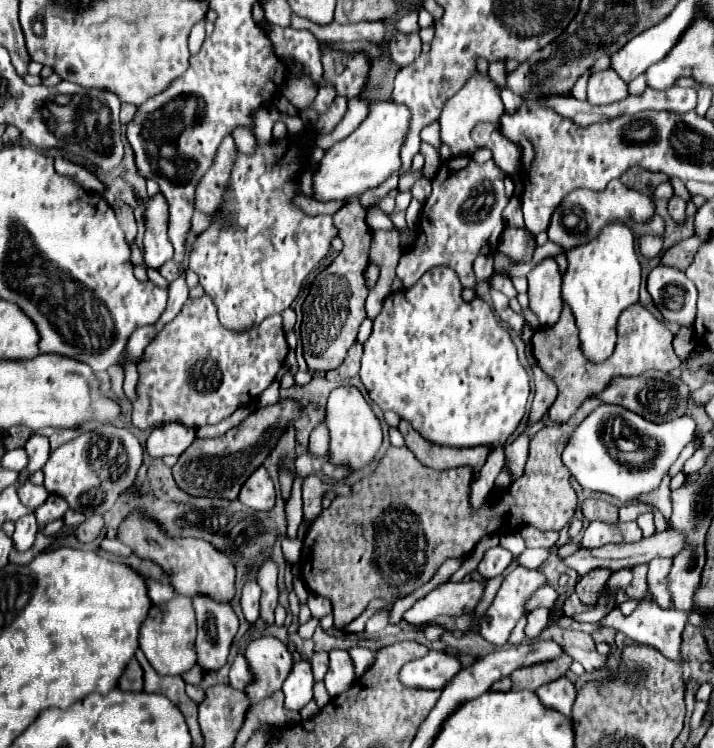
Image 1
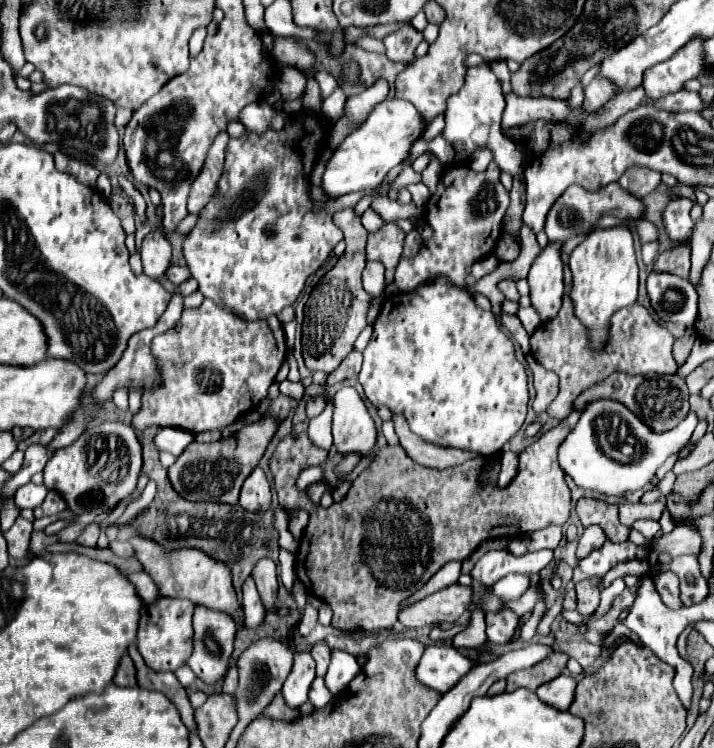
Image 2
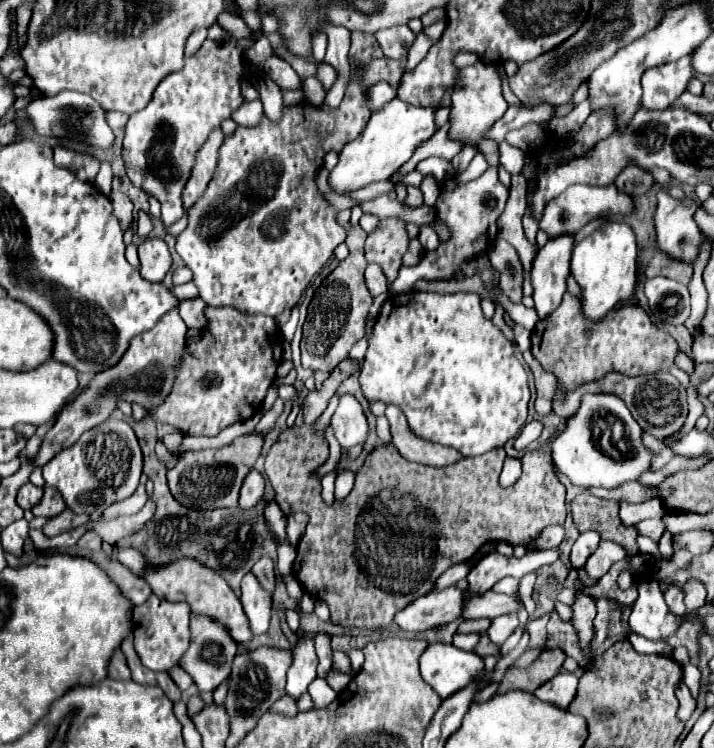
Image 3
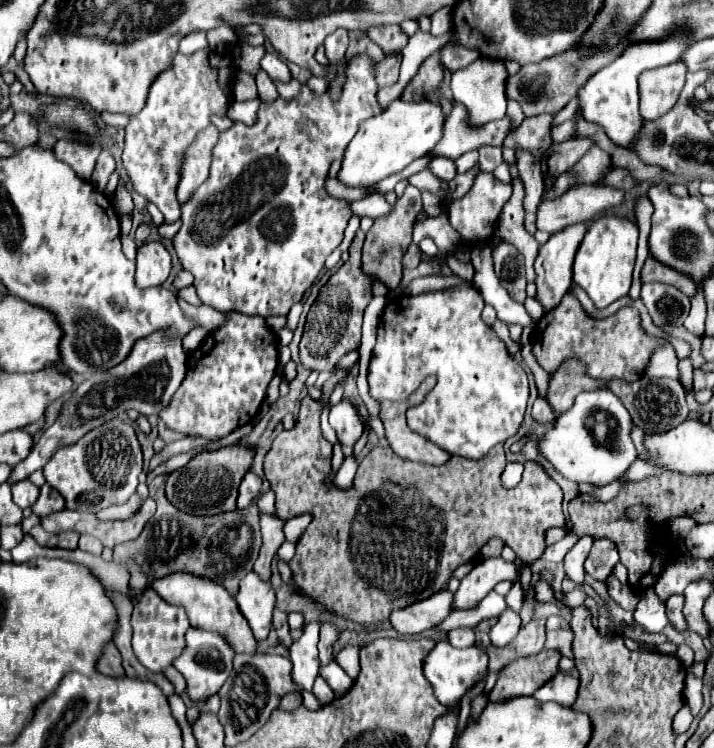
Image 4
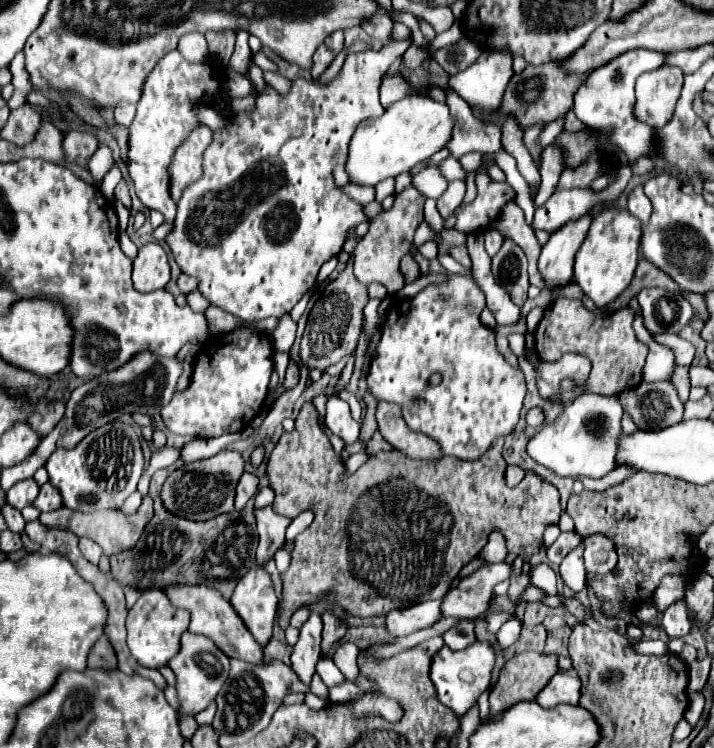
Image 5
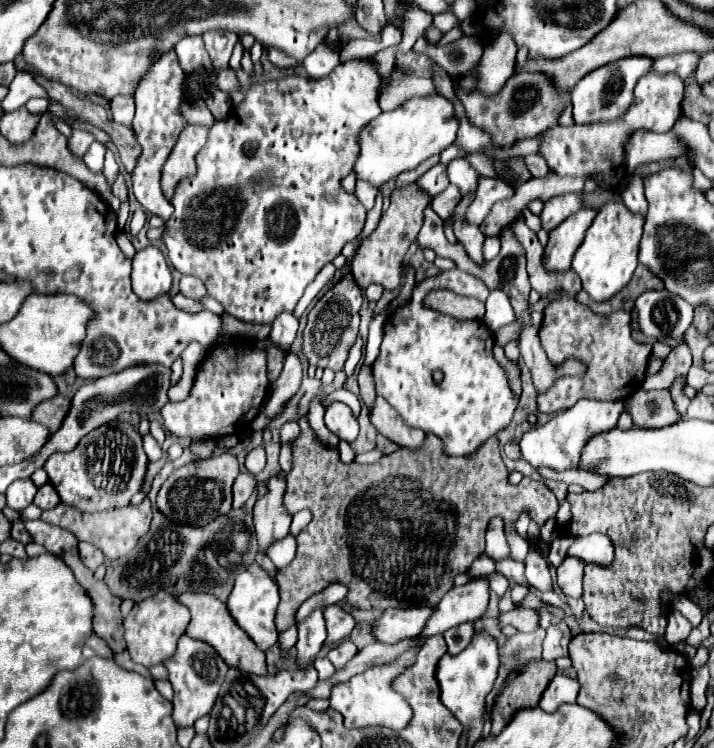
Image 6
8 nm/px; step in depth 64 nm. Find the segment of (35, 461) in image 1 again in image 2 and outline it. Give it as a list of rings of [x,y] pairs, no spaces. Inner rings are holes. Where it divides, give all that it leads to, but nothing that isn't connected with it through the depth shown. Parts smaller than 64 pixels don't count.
[[[30,444],[26,448],[26,458],[24,458],[24,466],[6,482],[2,494],[6,496],[14,496],[16,488],[20,488],[22,484],[28,484],[30,478],[36,474],[36,472],[42,472],[44,470],[44,464],[48,462],[48,446],[46,444]]]

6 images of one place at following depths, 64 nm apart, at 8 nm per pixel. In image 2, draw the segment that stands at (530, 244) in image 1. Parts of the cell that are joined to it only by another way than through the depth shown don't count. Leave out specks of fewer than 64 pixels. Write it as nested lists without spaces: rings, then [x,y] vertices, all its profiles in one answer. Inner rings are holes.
[[[502,234],[500,236],[500,240],[498,240],[498,244],[496,244],[496,248],[494,248],[494,254],[498,256],[498,260],[500,262],[510,262],[510,260],[516,260],[518,258],[518,254],[520,254],[520,244],[518,244],[518,240],[514,238],[514,236],[510,236],[510,234]]]

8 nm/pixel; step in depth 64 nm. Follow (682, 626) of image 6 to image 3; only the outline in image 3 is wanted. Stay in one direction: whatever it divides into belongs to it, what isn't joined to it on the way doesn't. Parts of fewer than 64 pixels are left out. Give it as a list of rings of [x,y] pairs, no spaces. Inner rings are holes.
[[[668,584],[668,588],[664,590],[664,600],[666,600],[668,608],[670,608],[674,614],[682,616],[682,614],[686,612],[686,606],[684,606],[684,594],[682,594],[682,588],[680,588],[680,586]]]

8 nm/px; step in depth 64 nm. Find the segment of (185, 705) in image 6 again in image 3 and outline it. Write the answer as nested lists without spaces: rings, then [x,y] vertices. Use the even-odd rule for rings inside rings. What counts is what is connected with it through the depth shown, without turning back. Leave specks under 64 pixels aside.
[[[192,616],[190,632],[192,632],[190,648],[184,654],[184,658],[180,660],[180,666],[192,676],[192,680],[198,684],[200,692],[216,690],[220,686],[220,682],[230,674],[232,660],[234,660],[238,646],[232,640],[232,636],[228,636],[228,628],[220,628],[220,624],[216,624],[216,620],[208,620],[208,616]]]

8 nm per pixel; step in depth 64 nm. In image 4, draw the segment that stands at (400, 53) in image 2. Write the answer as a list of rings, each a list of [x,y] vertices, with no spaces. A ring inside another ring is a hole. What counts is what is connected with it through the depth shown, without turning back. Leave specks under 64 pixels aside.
[[[396,24],[372,28],[368,30],[368,36],[384,50],[384,54],[400,54],[402,48],[408,44],[408,36]]]

